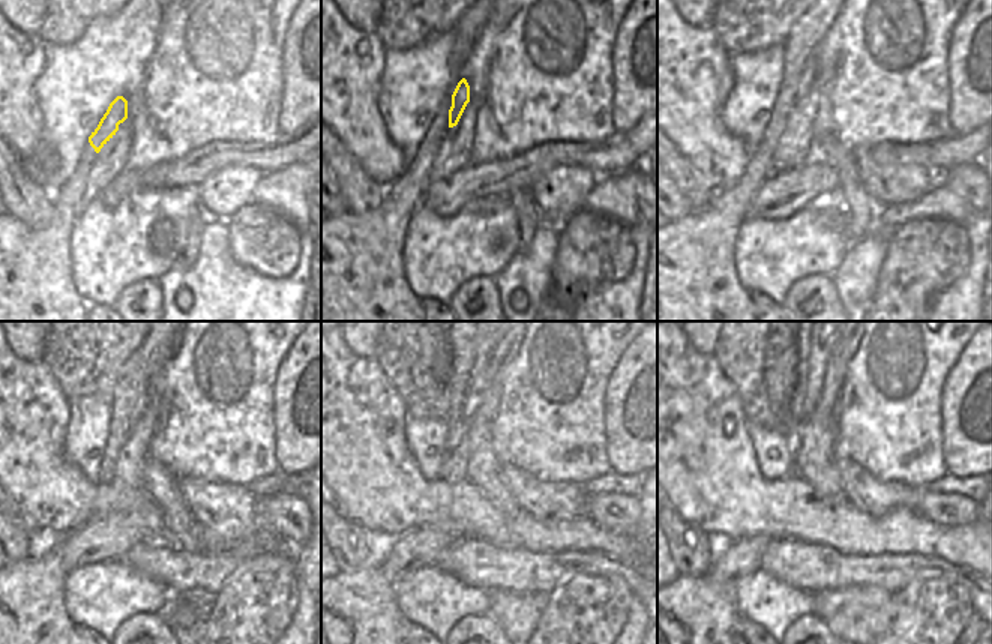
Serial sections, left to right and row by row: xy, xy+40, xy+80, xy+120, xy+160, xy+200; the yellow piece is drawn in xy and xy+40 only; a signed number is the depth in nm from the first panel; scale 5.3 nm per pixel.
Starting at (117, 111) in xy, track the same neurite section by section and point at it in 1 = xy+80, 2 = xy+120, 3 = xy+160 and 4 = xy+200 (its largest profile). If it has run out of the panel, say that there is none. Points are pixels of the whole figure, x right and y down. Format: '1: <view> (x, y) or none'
1: xy+80 (808, 75)
2: xy+120 (140, 404)
3: xy+160 (477, 385)
4: xy+200 (820, 352)

